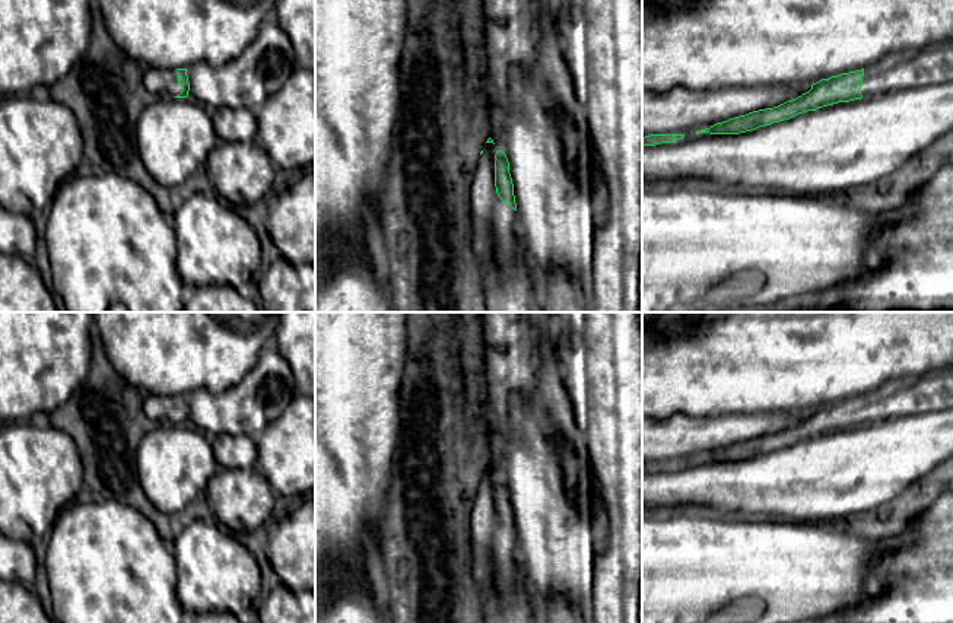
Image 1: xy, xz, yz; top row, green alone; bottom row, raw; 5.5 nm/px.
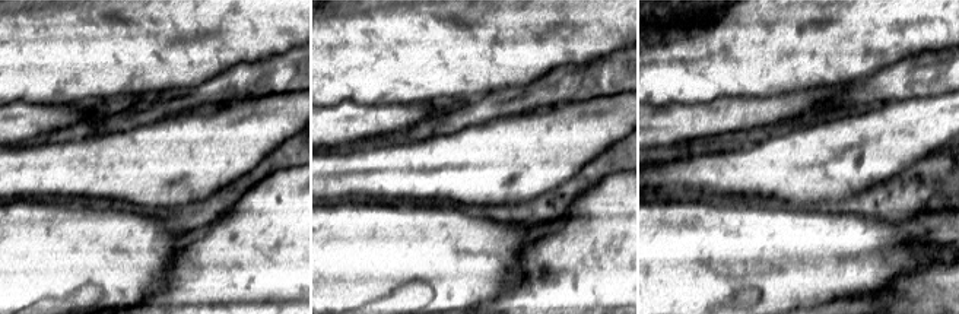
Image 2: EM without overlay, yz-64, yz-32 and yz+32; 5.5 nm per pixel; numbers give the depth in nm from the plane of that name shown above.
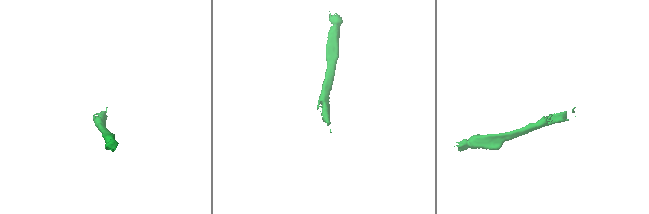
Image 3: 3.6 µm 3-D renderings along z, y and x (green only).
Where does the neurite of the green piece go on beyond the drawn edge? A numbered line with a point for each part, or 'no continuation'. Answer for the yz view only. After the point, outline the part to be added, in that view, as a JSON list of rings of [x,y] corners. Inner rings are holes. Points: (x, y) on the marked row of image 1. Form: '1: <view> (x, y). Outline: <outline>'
1: yz (933, 63). Outline: [[[953,36],[883,55],[864,69],[863,98],[953,80]]]

